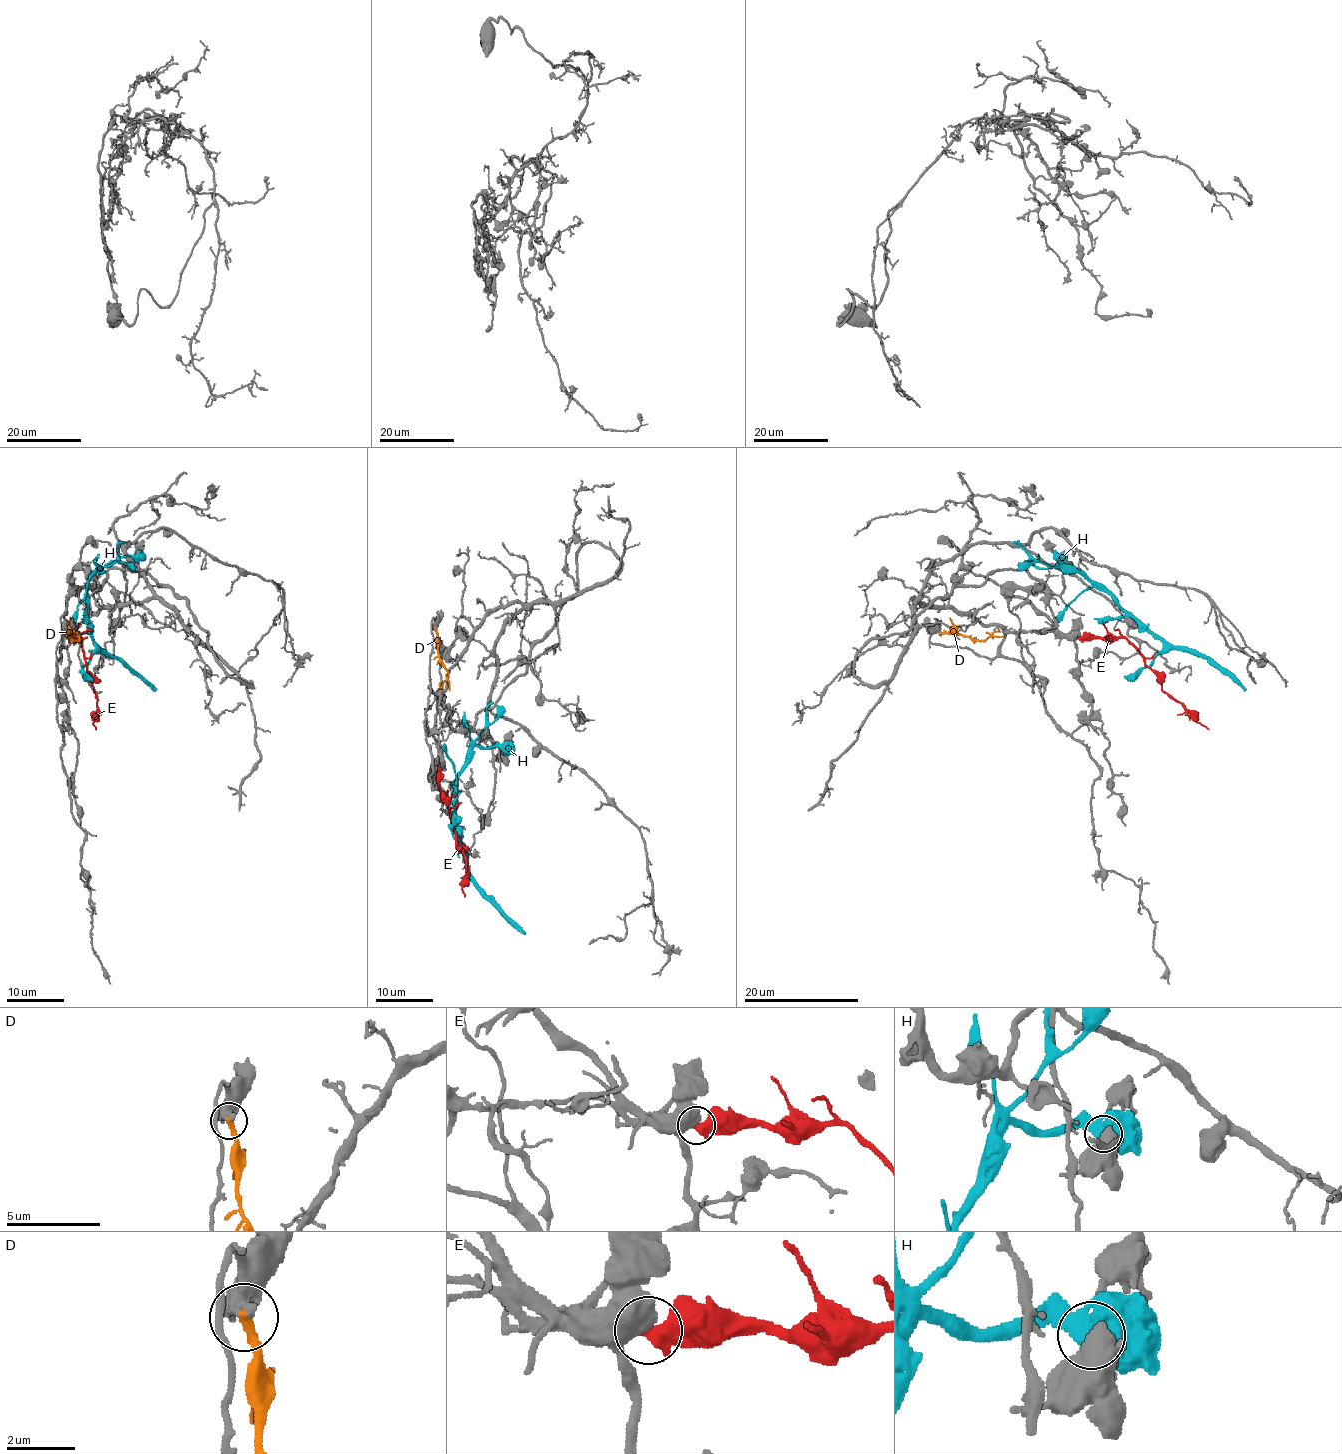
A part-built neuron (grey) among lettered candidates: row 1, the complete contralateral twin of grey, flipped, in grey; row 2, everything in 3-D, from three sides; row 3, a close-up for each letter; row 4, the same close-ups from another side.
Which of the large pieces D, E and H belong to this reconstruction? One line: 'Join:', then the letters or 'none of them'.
Join: E

